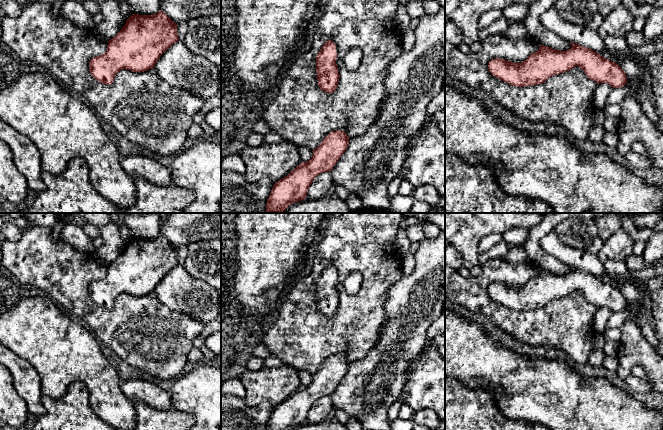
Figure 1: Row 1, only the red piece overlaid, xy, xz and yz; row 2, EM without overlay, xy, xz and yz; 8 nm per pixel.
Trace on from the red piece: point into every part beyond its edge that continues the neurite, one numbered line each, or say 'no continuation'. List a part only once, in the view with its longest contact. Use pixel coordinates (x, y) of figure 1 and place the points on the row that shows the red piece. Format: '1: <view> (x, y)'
no continuation

